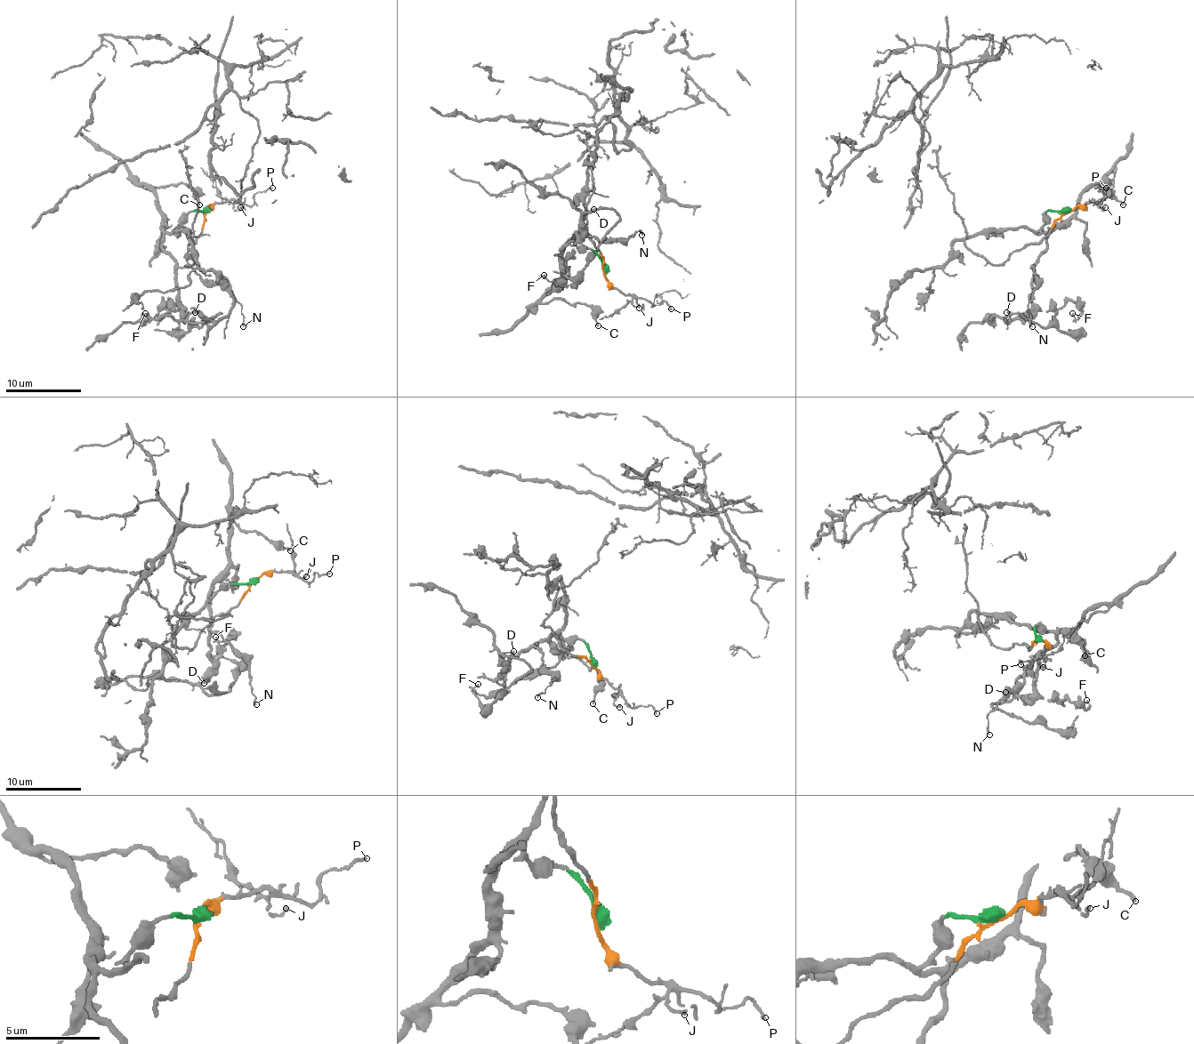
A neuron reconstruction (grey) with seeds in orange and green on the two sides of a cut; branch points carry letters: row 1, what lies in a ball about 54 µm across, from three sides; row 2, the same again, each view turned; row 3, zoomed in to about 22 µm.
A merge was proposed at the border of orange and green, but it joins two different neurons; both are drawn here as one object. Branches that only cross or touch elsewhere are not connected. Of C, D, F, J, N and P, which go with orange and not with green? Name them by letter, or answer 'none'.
J, P

